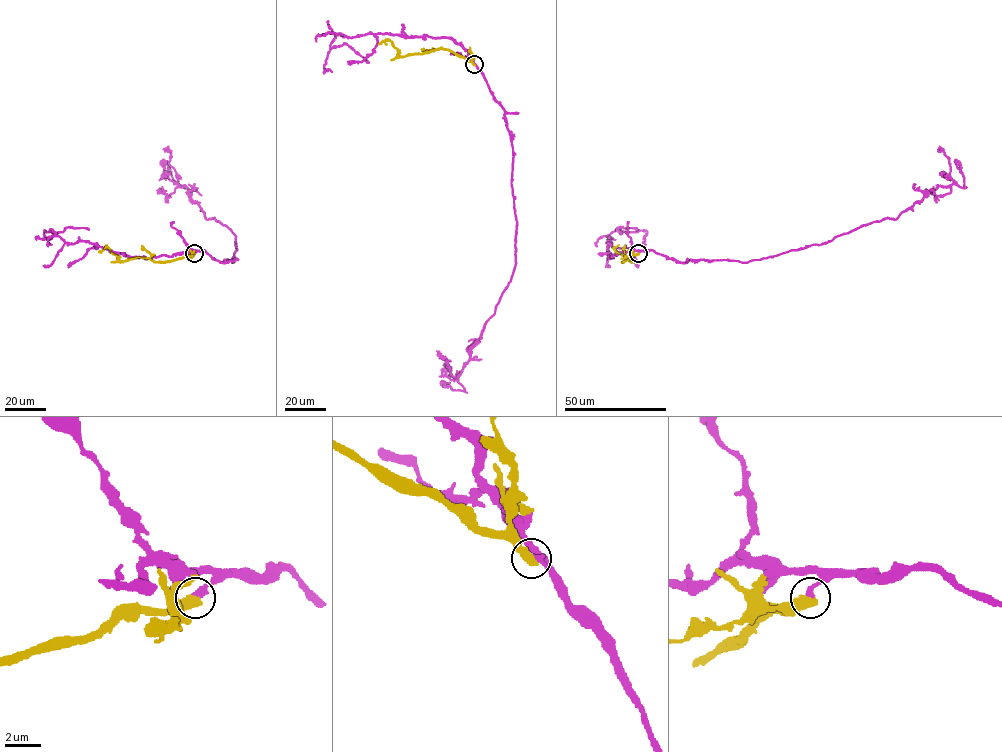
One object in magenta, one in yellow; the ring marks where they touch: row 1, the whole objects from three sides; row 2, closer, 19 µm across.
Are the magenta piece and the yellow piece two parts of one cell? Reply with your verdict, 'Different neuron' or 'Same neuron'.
Different neuron

